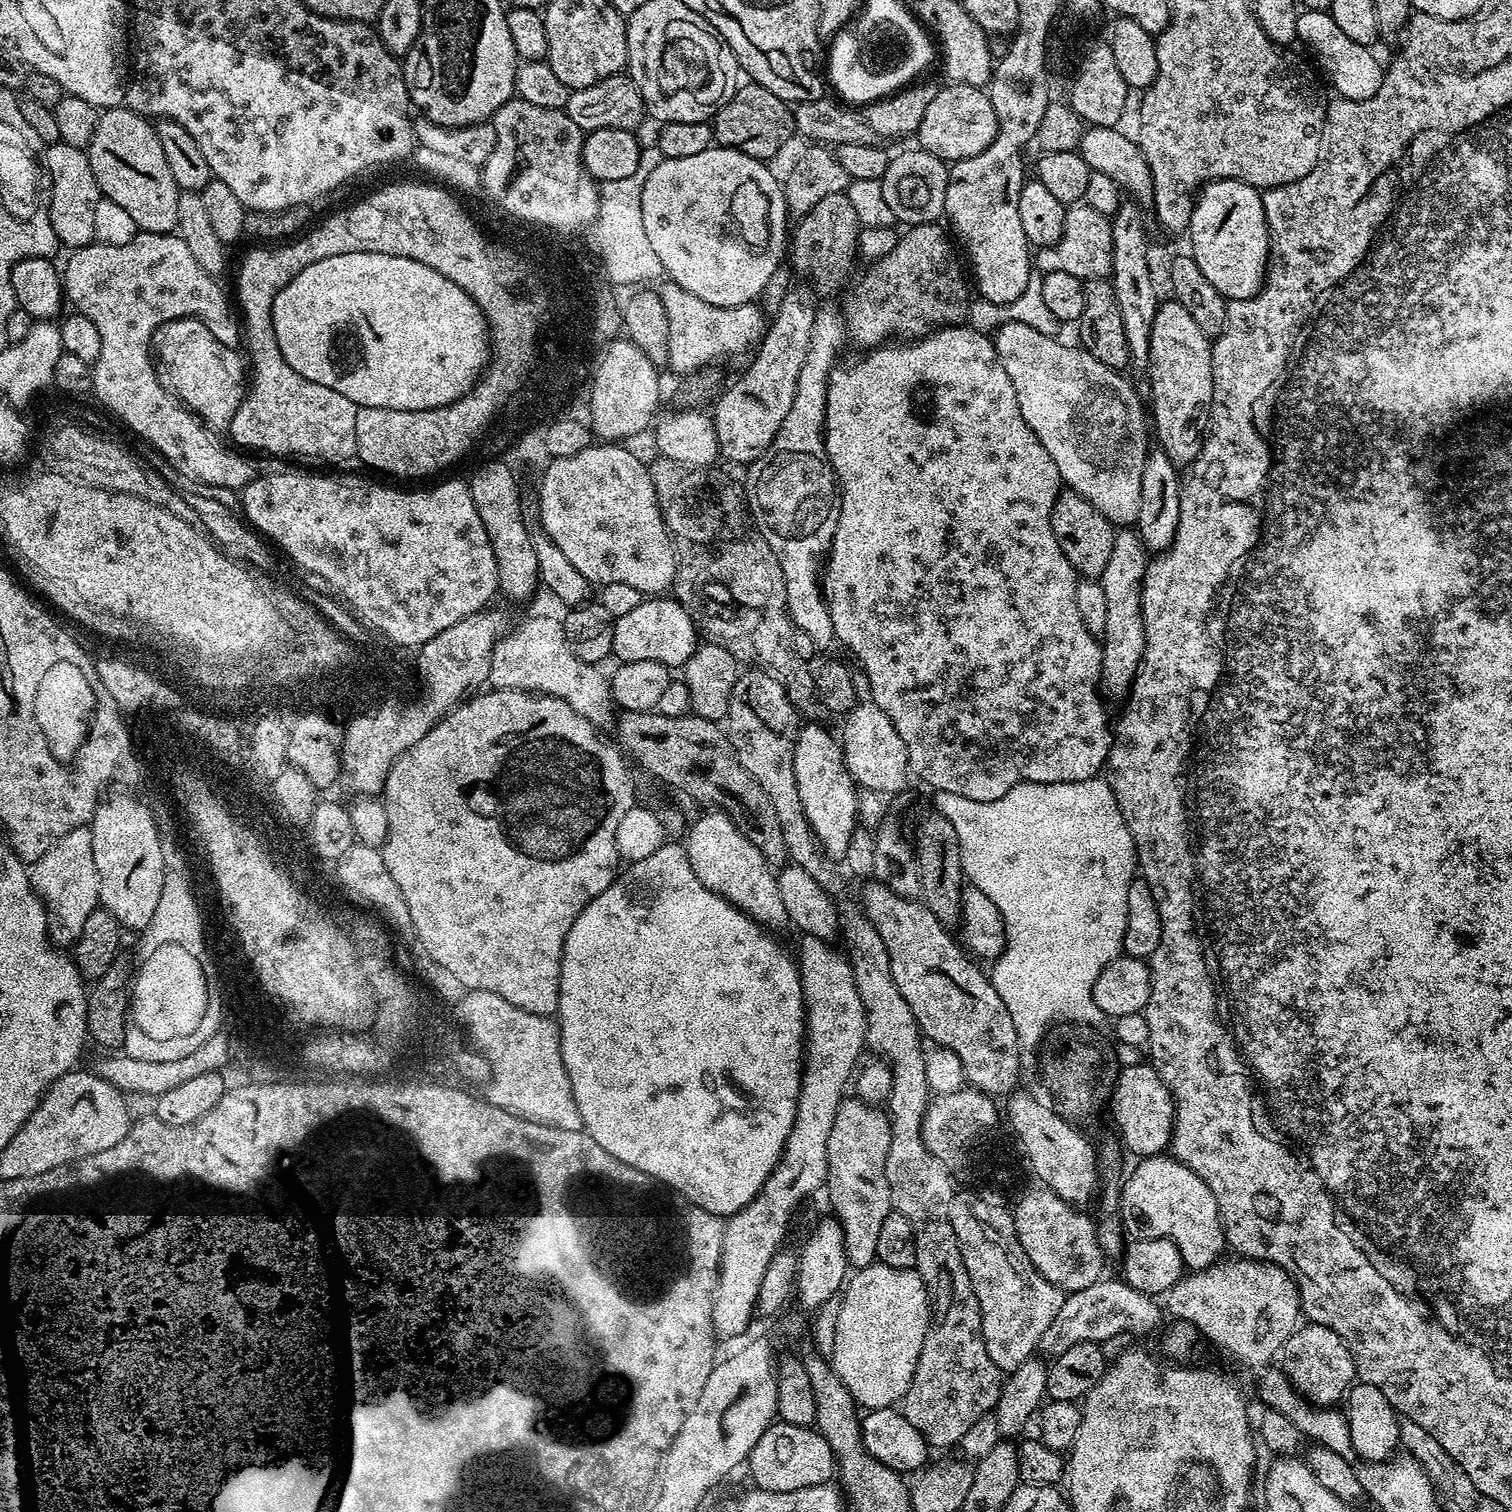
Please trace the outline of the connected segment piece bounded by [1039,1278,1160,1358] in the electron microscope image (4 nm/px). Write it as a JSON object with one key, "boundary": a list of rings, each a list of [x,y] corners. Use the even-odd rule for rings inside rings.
{"boundary":[[[1102,1278],[1086,1290],[1078,1290],[1065,1295],[1062,1310],[1050,1322],[1046,1334],[1042,1334],[1039,1351],[1045,1357],[1055,1358],[1063,1354],[1067,1348],[1078,1342],[1094,1342],[1100,1344],[1104,1340],[1112,1340],[1123,1332],[1148,1332],[1160,1324],[1160,1308],[1155,1299],[1136,1292],[1121,1279],[1108,1280]]]}

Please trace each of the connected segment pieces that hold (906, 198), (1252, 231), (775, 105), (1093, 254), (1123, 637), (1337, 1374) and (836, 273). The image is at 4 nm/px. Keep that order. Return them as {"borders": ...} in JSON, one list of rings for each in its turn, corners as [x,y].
{"borders":[[[[919,146],[893,155],[886,166],[886,174],[879,179],[888,211],[904,226],[937,223],[944,216],[948,170],[949,165],[945,161]]],[[[1213,180],[1203,185],[1199,195],[1191,205],[1186,231],[1188,236],[1192,235],[1190,255],[1198,262],[1202,274],[1206,274],[1228,300],[1251,300],[1263,288],[1270,263],[1270,233],[1264,217],[1263,195],[1237,180]]],[[[755,82],[741,83],[725,104],[721,106],[712,117],[710,123],[712,125],[712,135],[717,145],[725,148],[736,148],[739,152],[745,152],[750,158],[771,161],[771,156],[776,156],[788,144],[788,139],[794,136],[796,132],[796,117],[793,109],[790,107],[789,101],[778,98],[778,94],[774,94],[770,90],[766,90],[766,86]]],[[[1080,202],[1069,207],[1064,214],[1062,238],[1054,250],[1040,250],[1035,253],[1034,264],[1041,273],[1066,270],[1079,280],[1102,280],[1112,275],[1112,220],[1105,213]]],[[[1120,530],[1114,538],[1114,550],[1110,550],[1110,562],[1098,577],[1102,591],[1106,593],[1106,630],[1100,650],[1099,687],[1112,696],[1127,697],[1142,663],[1146,646],[1144,623],[1142,622],[1142,598],[1140,585],[1144,579],[1144,569],[1150,559],[1139,532]]],[[[1311,1322],[1297,1327],[1282,1349],[1282,1371],[1292,1381],[1297,1392],[1310,1404],[1336,1406],[1357,1379],[1356,1367],[1346,1342],[1332,1328]]],[[[839,192],[822,198],[814,210],[795,221],[796,233],[792,236],[792,264],[804,276],[809,276],[816,284],[829,284],[836,288],[848,276],[852,263],[858,257],[858,245],[862,225],[854,206],[850,206],[847,194]]]]}

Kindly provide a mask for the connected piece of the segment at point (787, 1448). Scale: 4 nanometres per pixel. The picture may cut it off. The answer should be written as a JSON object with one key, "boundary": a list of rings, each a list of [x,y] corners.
{"boundary":[[[773,1422],[758,1438],[754,1450],[748,1455],[746,1468],[752,1471],[755,1487],[762,1492],[789,1492],[818,1486],[837,1471],[836,1455],[822,1433],[815,1427]]]}

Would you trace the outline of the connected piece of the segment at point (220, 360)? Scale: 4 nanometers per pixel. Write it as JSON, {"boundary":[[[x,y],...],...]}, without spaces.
{"boundary":[[[184,317],[164,323],[157,329],[154,338],[156,356],[162,360],[169,387],[179,401],[186,401],[187,407],[199,418],[209,431],[227,433],[233,413],[246,395],[246,364],[236,348],[222,342],[211,325],[199,317]]]}

